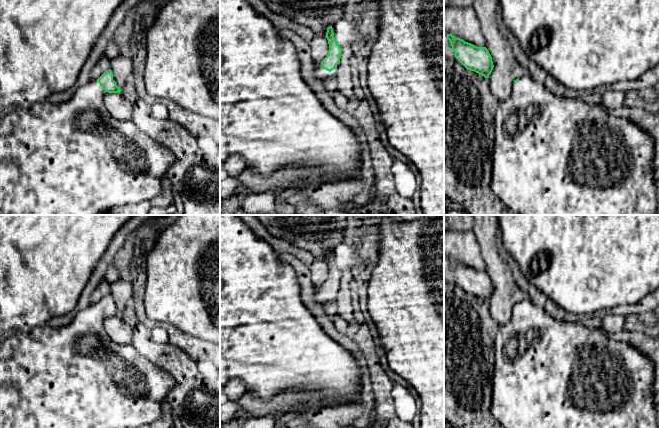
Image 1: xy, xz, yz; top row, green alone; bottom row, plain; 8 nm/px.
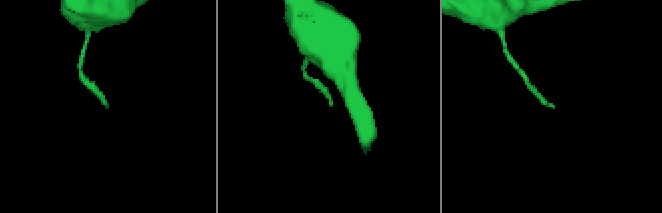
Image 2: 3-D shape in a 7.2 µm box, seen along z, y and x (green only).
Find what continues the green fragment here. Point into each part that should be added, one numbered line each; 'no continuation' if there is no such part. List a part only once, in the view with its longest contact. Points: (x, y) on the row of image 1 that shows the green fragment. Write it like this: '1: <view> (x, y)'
1: xz (326, 77)

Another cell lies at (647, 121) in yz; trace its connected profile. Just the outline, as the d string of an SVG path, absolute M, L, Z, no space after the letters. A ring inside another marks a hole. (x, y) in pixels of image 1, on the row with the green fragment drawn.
M622 106L614 110L608 110L615 117L625 118L641 129L647 131L654 141L654 169L659 167L659 113L653 114L642 108Z

